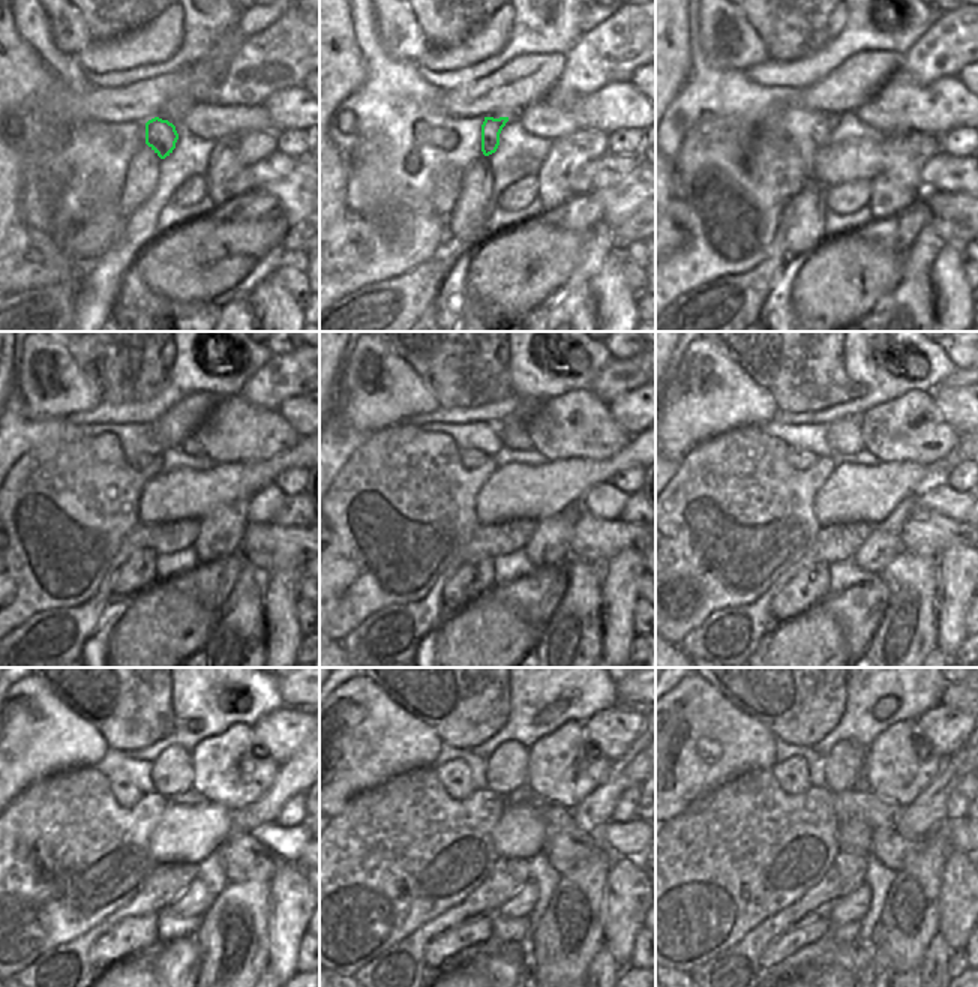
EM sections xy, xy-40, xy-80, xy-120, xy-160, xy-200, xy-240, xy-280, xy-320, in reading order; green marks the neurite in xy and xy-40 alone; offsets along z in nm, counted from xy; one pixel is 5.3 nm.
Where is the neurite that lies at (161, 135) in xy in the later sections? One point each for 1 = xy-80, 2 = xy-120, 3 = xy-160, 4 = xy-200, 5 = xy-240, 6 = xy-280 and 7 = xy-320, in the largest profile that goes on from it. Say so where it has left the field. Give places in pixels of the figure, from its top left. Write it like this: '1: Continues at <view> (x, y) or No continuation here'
1: Continues at xy-80 (821, 134)
2: Continues at xy-120 (140, 461)
3: Continues at xy-160 (468, 458)
4: Continues at xy-200 (801, 459)
5: Continues at xy-240 (123, 791)
6: Continues at xy-280 (455, 776)
7: Continues at xy-320 (792, 774).

